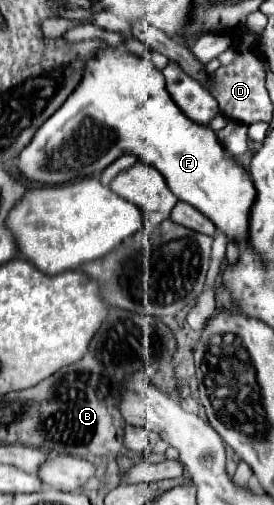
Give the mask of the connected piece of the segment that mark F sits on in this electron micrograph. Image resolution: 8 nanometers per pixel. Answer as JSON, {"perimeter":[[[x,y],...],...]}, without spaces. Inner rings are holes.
{"perimeter":[[[103,47],[87,61],[79,89],[21,151],[17,167],[31,181],[61,185],[101,173],[115,161],[115,147],[119,155],[133,153],[145,165],[153,165],[165,177],[173,195],[209,217],[217,229],[223,229],[227,239],[239,245],[247,241],[249,209],[255,201],[249,173],[225,157],[225,149],[211,127],[191,123],[181,115],[165,89],[163,73],[149,59],[135,53],[121,55],[117,49]]]}

